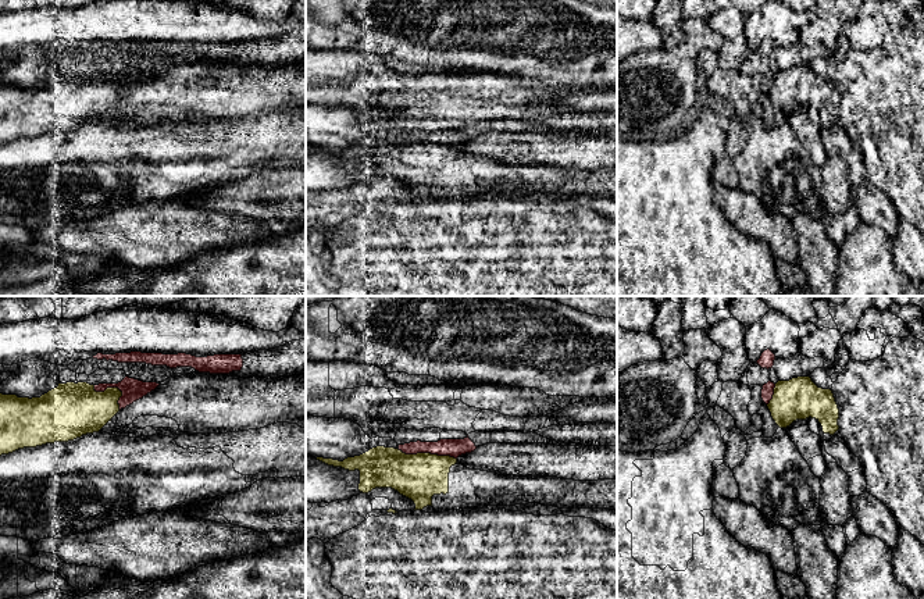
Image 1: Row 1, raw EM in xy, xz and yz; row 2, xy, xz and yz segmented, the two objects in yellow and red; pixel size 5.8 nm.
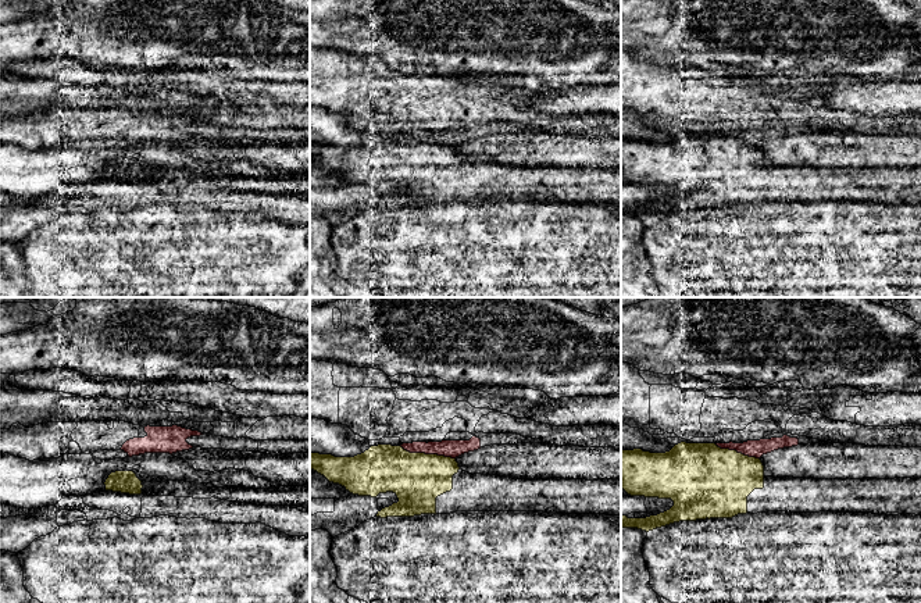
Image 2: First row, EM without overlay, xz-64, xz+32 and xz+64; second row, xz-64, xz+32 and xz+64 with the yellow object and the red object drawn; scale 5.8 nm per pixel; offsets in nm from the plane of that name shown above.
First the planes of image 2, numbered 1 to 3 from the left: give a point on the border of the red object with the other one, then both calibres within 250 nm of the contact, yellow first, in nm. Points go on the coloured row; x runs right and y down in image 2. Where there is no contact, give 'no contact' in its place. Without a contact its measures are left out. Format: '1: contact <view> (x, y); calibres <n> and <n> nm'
1: no contact
2: contact xz+32 (428, 455); calibres 300 and 100 nm
3: contact xz+64 (735, 450); calibres 420 and 100 nm

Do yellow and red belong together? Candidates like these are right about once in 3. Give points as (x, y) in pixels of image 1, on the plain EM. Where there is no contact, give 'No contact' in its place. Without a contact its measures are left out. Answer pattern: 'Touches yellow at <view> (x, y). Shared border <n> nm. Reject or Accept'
Touches yellow at xz (427, 142). Shared border 340 nm. Reject

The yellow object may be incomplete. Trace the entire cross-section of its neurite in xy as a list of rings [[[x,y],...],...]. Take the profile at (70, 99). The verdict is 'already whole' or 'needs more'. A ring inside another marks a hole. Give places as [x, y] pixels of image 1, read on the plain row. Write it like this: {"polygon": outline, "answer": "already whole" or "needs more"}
{"polygon": [[[88,71],[58,72],[40,86],[18,86],[0,82],[0,145],[24,136],[68,131],[86,122],[99,121],[119,100],[122,81],[107,76],[96,81]]], "answer": "already whole"}

